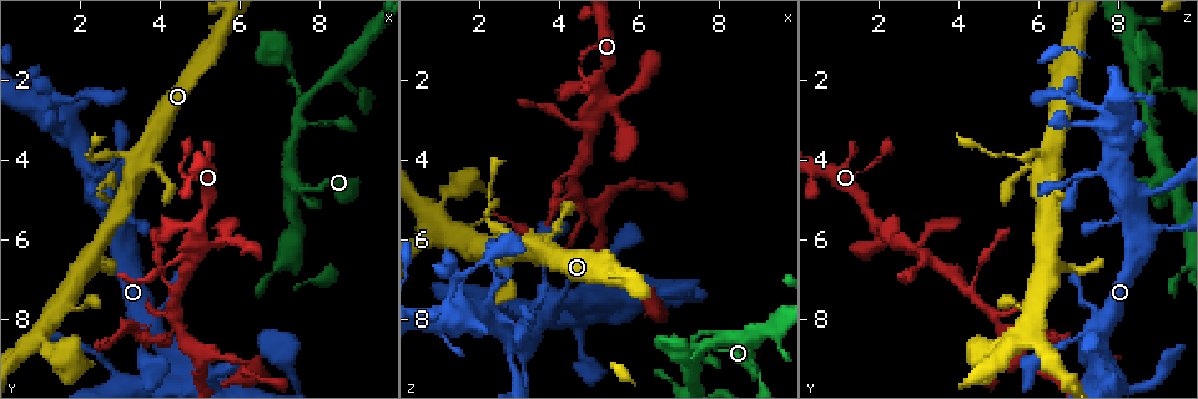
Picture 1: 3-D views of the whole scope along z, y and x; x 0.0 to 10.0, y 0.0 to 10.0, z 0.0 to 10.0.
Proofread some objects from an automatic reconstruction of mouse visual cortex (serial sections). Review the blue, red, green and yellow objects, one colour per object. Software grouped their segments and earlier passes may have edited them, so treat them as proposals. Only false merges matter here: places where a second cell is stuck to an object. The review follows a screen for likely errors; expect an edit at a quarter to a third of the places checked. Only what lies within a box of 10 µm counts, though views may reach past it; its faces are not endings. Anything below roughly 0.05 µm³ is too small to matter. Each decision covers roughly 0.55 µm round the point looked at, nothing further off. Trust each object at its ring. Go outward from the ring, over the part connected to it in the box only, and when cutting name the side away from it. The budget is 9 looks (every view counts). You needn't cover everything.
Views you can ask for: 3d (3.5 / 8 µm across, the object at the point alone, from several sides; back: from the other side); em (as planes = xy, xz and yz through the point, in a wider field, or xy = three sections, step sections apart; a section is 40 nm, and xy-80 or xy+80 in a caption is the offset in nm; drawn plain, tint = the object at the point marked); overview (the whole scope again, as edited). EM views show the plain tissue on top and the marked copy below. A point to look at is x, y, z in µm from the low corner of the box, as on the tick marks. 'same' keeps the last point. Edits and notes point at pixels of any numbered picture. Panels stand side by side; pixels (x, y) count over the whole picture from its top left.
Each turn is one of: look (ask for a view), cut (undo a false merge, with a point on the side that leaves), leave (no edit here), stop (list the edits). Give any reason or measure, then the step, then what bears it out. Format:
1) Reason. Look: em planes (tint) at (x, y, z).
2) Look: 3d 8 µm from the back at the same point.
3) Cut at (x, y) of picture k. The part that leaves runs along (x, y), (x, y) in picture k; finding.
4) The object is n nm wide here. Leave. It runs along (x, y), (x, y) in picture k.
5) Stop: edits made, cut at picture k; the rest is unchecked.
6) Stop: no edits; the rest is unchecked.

Look: 3d 3.5 µm at (3.30, 3.85, 6.10).

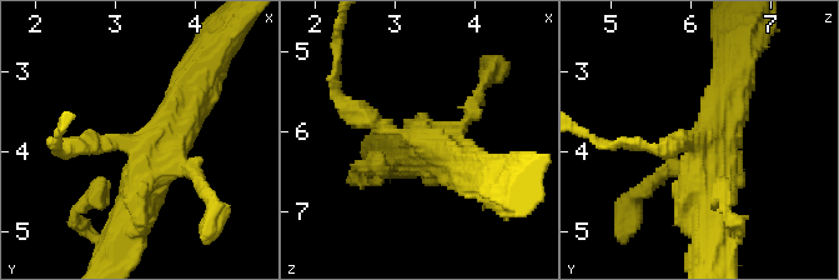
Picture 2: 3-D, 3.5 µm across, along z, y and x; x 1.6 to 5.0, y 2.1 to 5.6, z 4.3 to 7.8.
4 arms meet here; the arms are 150, 200, 500, 500 nm wide; need the tissue. Look: em xy step 3 (tint) at (3.35, 3.95, 6.10).

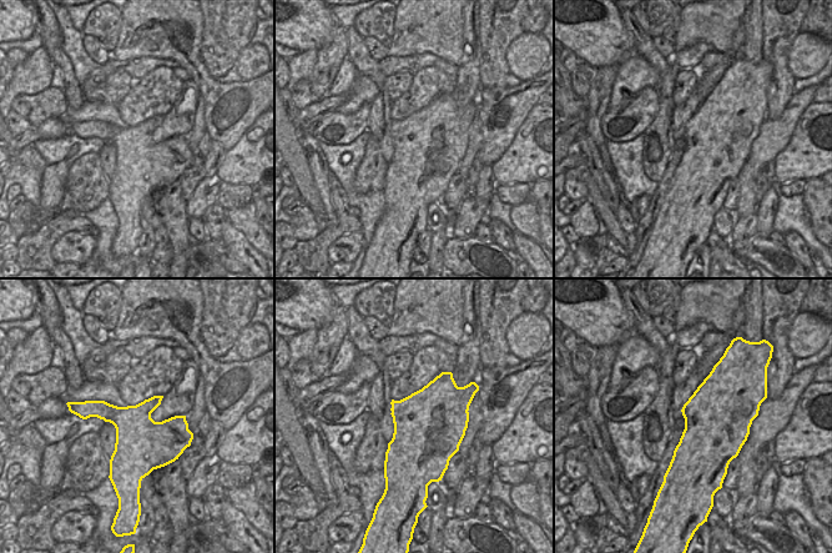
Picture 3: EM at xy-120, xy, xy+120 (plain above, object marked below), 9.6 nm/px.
Cut at (363, 118) of picture 2. The part that leaves runs along (402, 133), (337, 101), (337, 53) in picture 2; two cells meet here.

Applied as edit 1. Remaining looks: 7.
Thin arm on a thick one. Look: 3d 3.5 µm at (2.35, 6.70, 6.50).

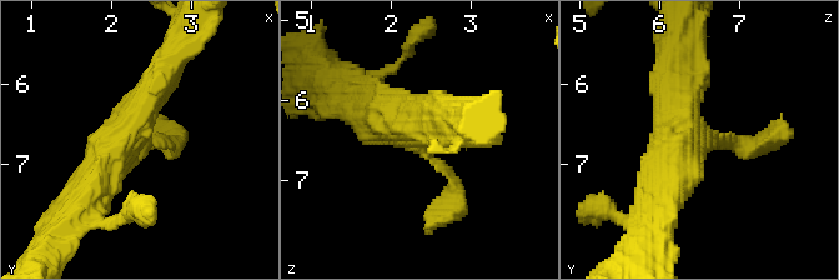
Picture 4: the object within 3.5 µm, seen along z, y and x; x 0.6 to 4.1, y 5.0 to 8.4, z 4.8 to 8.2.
3 arms meet here; the arms are 100, 400, 500 nm wide. Look: em planes (tint) at (2.35, 6.70, 6.50).

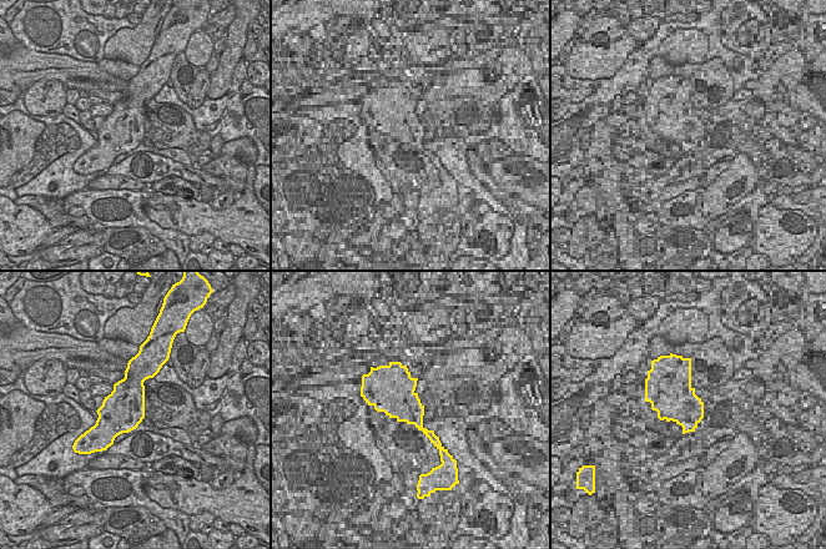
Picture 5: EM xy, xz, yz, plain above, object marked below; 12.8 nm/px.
Leave. It runs along (169, 59), (84, 200) in picture 4; continuous, no second cell.

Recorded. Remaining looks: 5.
See it whole again. Look: overview.

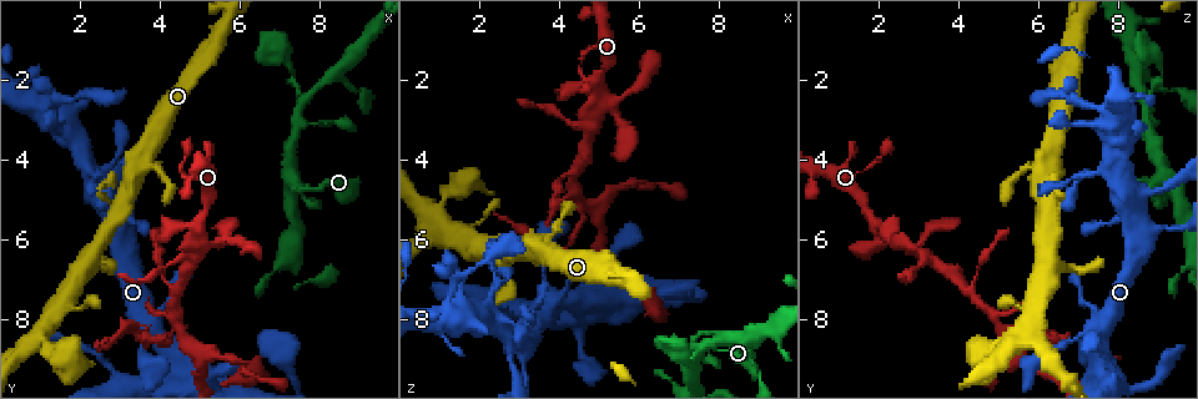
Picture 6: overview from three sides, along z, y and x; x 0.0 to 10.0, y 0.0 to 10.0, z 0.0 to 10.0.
Look: 3d 3.5 µm at (5.00, 6.10, 2.35).

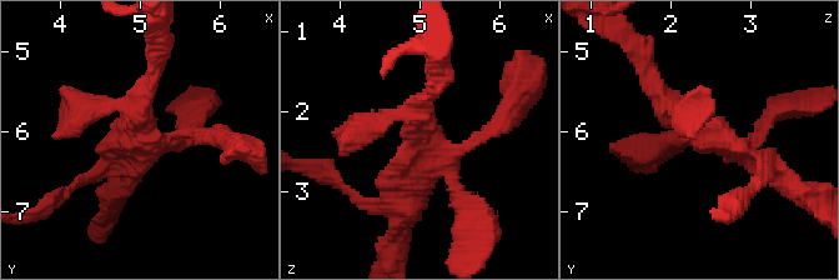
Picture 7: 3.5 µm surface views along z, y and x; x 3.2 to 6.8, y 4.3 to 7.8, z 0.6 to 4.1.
Look: em xy step 5 (tint) at (5.00, 6.05, 2.40).

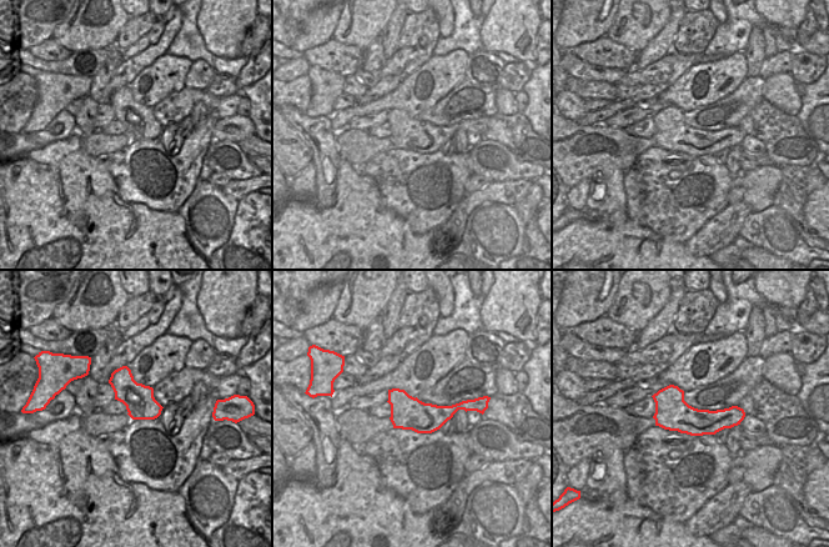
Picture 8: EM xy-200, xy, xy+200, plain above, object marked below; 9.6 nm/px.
Leave. It runs along (649, 76), (704, 141), (772, 168) in picture 7; all the same cell.

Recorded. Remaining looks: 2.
Abrupt turn. Look: 3d 3.5 µm at (7.55, 4.65, 8.35).

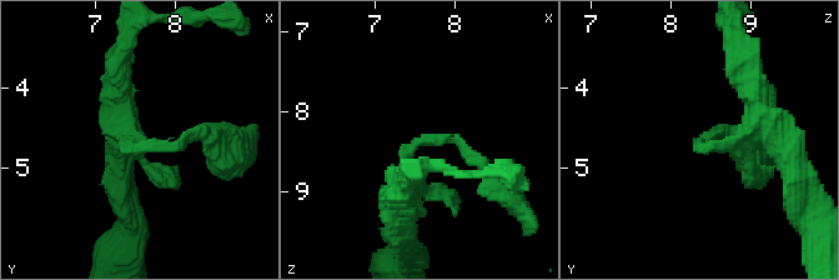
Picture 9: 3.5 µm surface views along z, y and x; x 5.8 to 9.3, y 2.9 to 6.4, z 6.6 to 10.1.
Leave. It runs along (488, 174), (455, 139), (420, 141), (397, 203) in picture 9; all the same cell.

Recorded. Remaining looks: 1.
Stop: edits made, cut at picture 2; the rest is unchecked.

